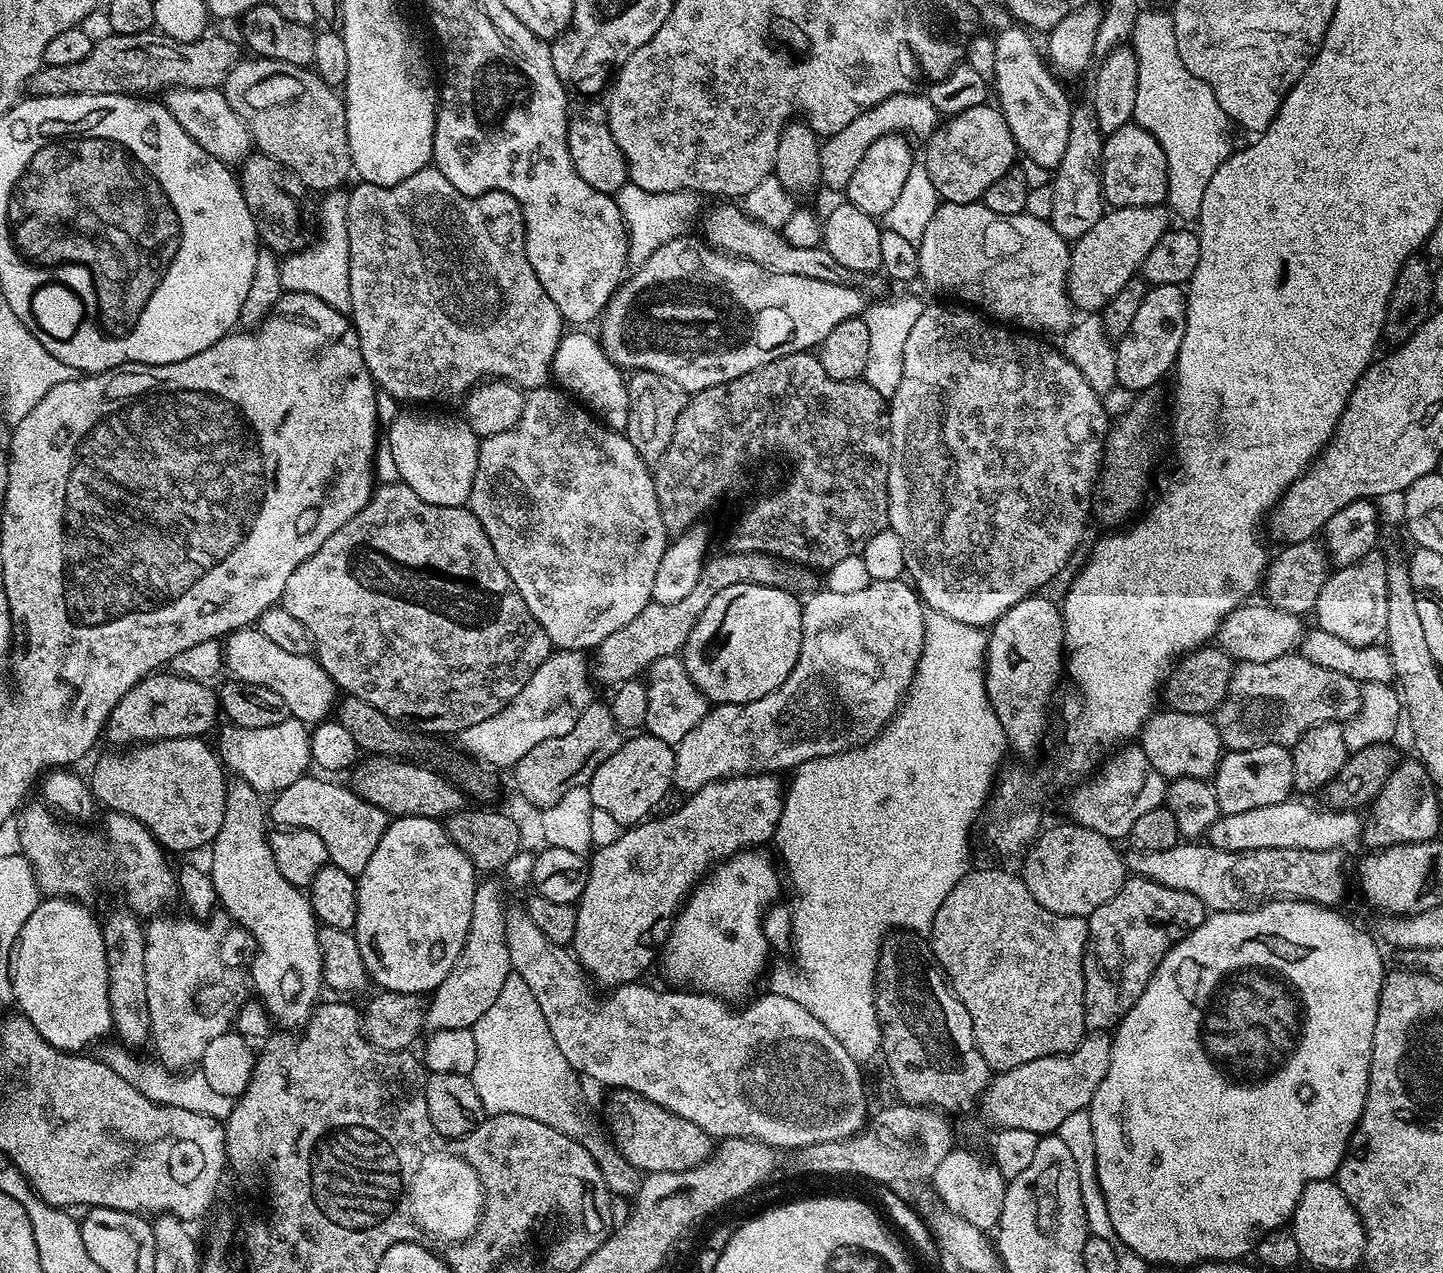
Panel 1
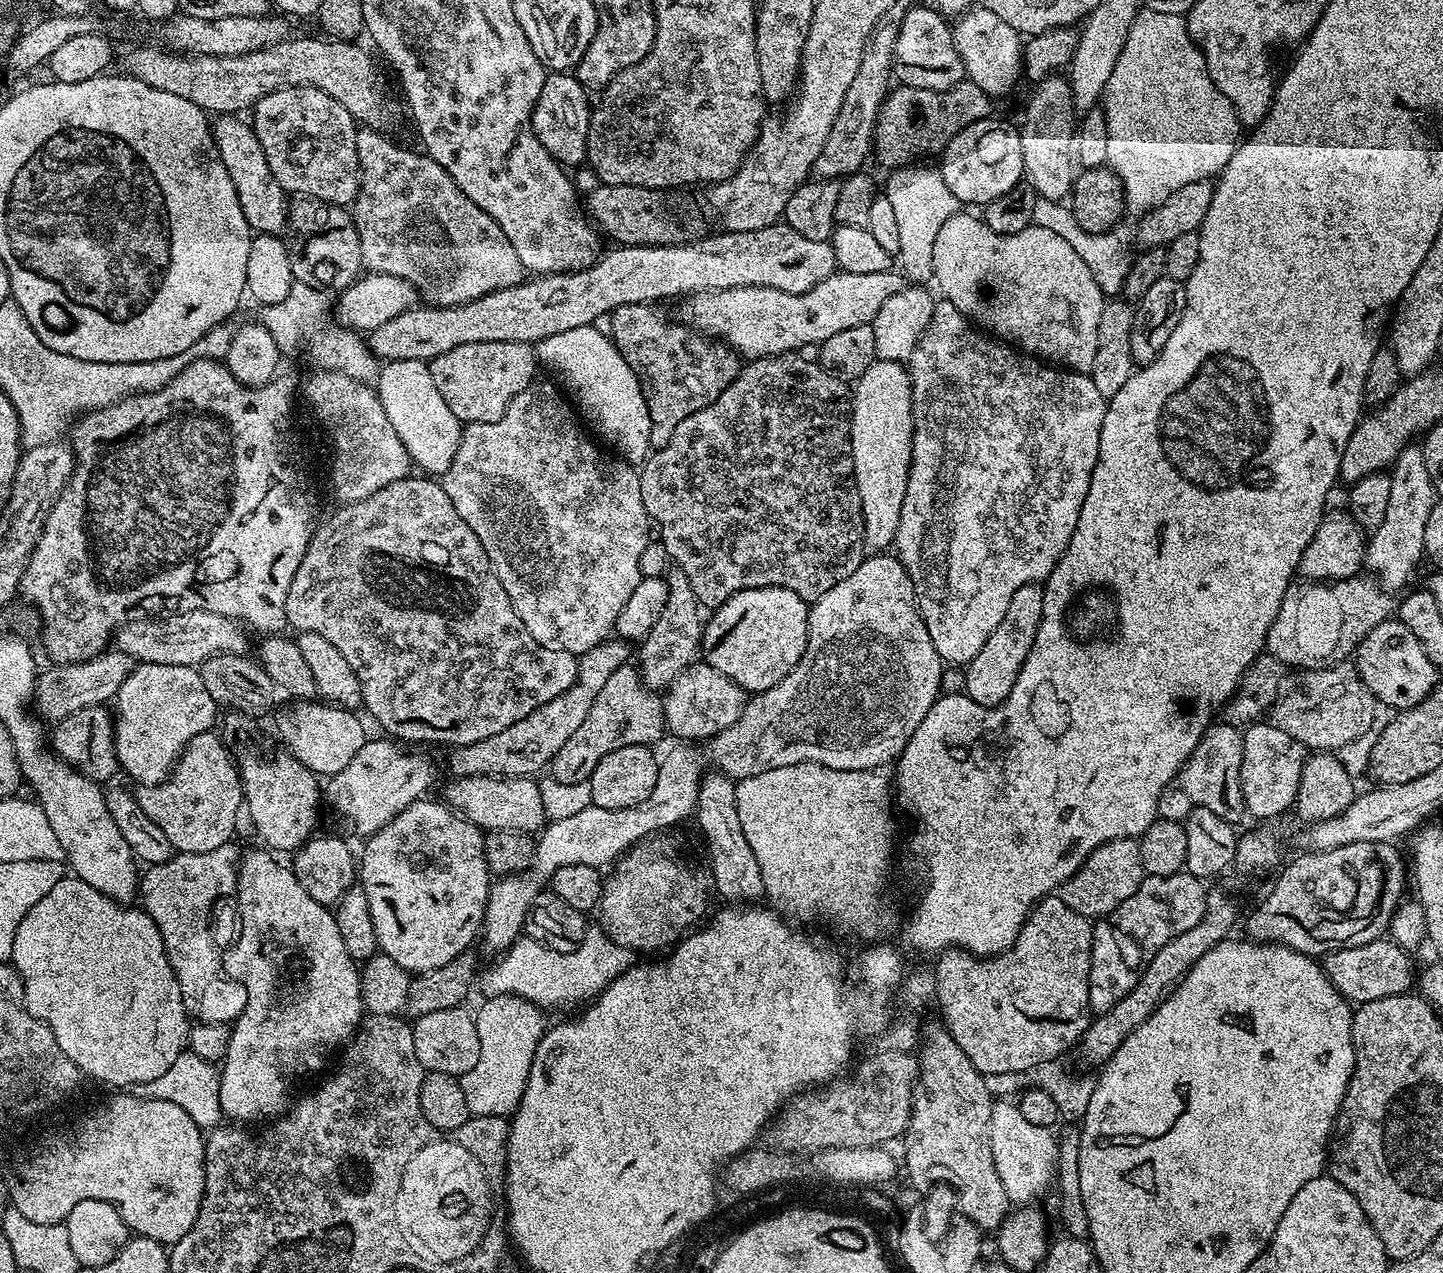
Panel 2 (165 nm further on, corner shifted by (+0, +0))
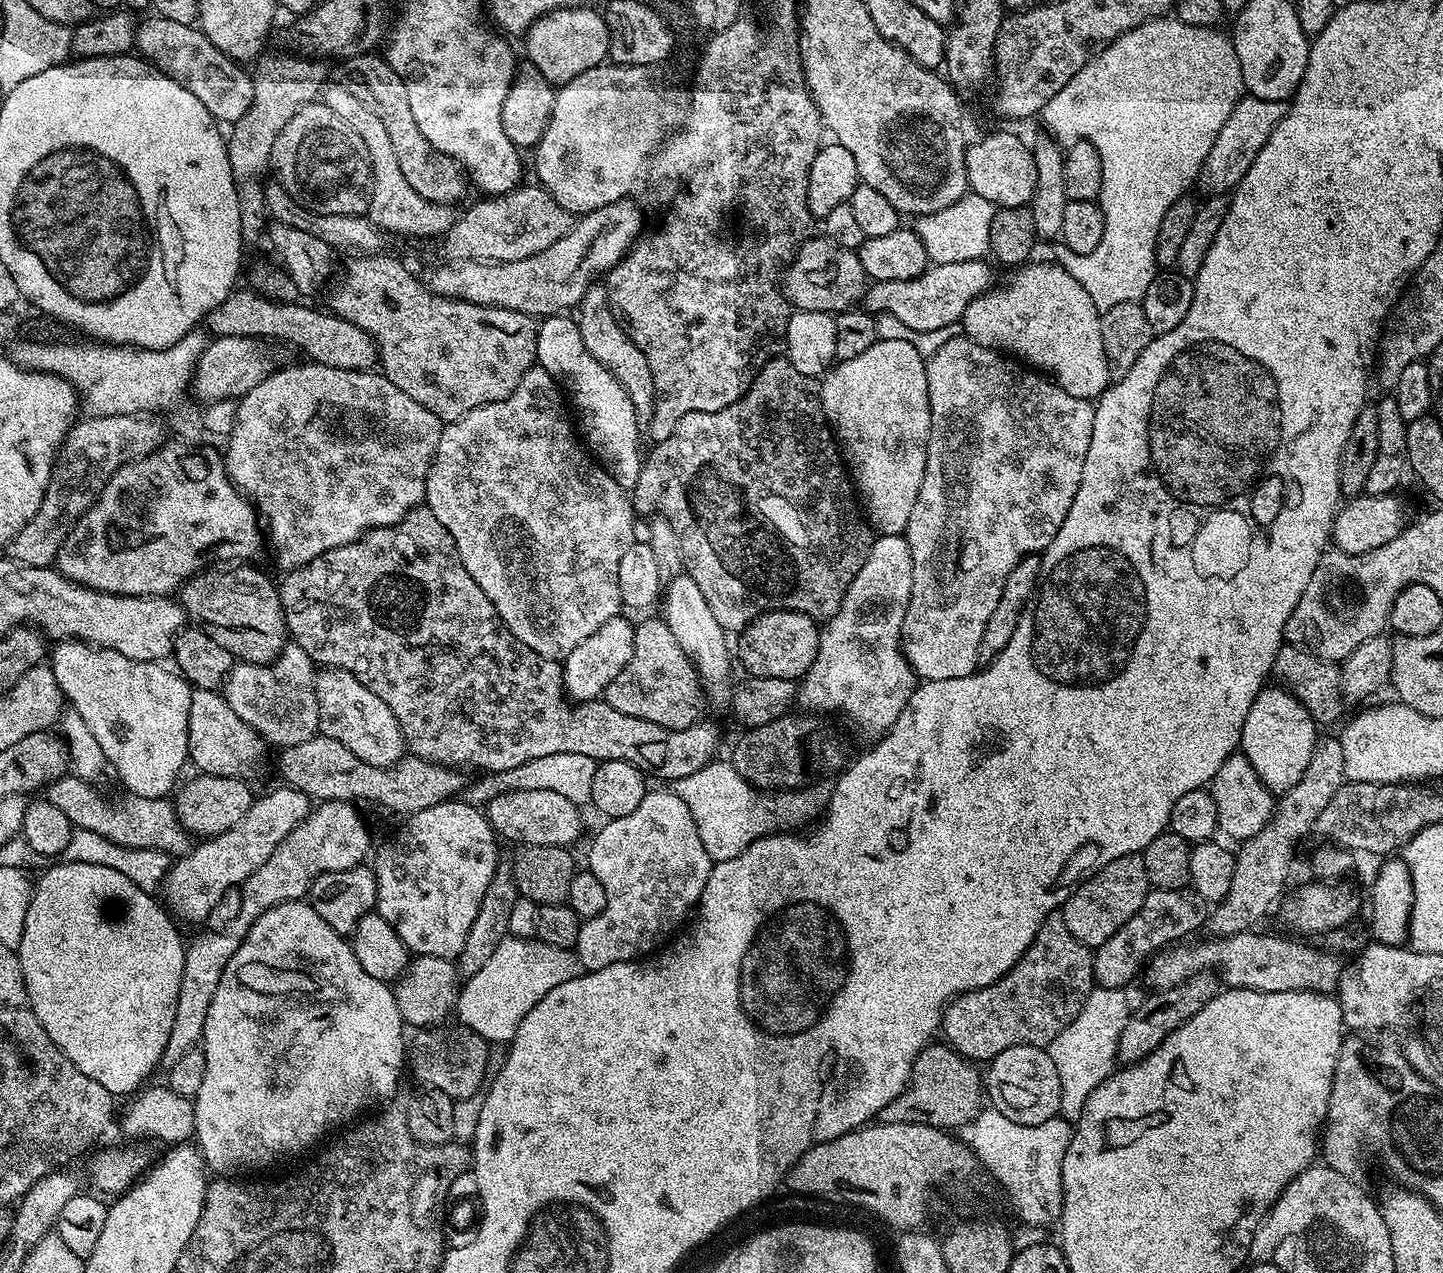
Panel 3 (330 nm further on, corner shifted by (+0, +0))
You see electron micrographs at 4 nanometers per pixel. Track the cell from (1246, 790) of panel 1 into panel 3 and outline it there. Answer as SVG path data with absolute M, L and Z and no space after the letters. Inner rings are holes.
M1265 686L1254 698L1250 714L1246 714L1246 726L1242 726L1239 751L1254 766L1260 781L1273 794L1283 794L1298 786L1302 774L1314 754L1318 739L1318 725L1312 715L1283 686Z

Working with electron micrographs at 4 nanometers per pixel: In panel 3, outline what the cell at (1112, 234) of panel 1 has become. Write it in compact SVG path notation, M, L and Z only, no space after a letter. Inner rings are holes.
M1246 94L1235 104L1230 117L1226 118L1226 126L1218 130L1218 138L1214 138L1214 146L1210 146L1210 154L1206 154L1206 162L1198 177L1198 188L1204 191L1205 197L1222 196L1231 193L1246 178L1246 170L1254 166L1254 158L1258 158L1258 150L1266 146L1266 138L1274 130L1288 112L1285 101L1272 101Z

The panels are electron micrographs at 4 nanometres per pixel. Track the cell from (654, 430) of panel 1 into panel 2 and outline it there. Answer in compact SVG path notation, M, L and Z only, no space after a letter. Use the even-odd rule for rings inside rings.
M627 304L610 313L612 345L634 370L646 398L646 410L650 410L650 442L653 449L666 446L670 434L678 430L682 418L698 414L734 378L740 374L742 360L727 344L717 342L702 332L696 332L683 322L675 322L663 312L663 307L651 304Z

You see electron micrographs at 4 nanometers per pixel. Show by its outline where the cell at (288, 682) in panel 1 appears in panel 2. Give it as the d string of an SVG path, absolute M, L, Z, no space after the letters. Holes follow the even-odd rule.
M194 610L125 624L116 633L114 644L119 651L133 656L141 664L161 663L162 666L196 668L215 656L245 655L249 651L247 634L249 635L237 621L222 614L214 614L210 610Z

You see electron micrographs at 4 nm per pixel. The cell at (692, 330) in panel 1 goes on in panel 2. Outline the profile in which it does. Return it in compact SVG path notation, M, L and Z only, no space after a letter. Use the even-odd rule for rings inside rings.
M889 270L882 274L850 274L835 271L830 278L818 282L809 292L788 294L786 290L774 290L770 286L738 286L723 288L717 292L693 292L683 297L679 319L696 332L715 338L732 349L733 352L748 360L763 356L777 356L783 352L796 352L808 345L820 345L830 334L850 330L850 326L871 324L882 309L882 304L891 295L898 294L906 286L906 280L899 271Z

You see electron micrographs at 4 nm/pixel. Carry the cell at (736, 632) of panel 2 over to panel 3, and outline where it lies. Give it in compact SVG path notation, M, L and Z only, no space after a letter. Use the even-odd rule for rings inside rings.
M769 610L752 620L739 633L740 660L752 676L769 676L799 681L810 670L820 645L817 621L806 614Z

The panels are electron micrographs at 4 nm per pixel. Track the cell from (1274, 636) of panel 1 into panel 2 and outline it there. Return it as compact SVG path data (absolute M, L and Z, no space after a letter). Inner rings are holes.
M1357 574L1345 580L1333 580L1331 582L1293 582L1288 585L1286 594L1282 598L1282 606L1278 606L1278 614L1274 618L1274 622L1268 631L1268 642L1266 645L1267 655L1278 658L1278 662L1282 662L1289 669L1300 668L1299 670L1329 668L1331 664L1339 664L1347 661L1349 657L1355 653L1357 647L1362 642L1362 638L1366 638L1366 634L1370 634L1370 630L1374 630L1374 626L1378 626L1382 621L1389 619L1389 617L1393 615L1394 600L1392 604L1392 598L1394 598L1393 593L1387 590L1387 588L1381 587L1381 585L1368 574Z

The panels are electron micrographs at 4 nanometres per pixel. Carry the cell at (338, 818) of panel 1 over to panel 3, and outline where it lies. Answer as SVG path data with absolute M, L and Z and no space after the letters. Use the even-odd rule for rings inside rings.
M198 688L193 691L190 702L188 720L188 757L193 764L196 763L195 771L205 776L235 776L237 778L248 778L252 772L252 767L264 756L266 742L234 710L230 710L228 703L224 701L223 695L219 691L210 688Z

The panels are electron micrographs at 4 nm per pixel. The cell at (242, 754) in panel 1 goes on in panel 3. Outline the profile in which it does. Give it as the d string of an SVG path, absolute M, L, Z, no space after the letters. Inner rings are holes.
M62 640L53 645L49 655L49 667L58 682L60 691L69 702L71 709L81 714L85 719L86 726L93 732L94 738L98 741L98 746L102 749L108 760L108 765L118 774L119 780L124 784L124 790L131 796L146 797L154 799L165 799L172 791L173 784L183 766L187 763L188 757L188 720L190 702L192 701L193 689L187 680L177 671L166 669L163 663L157 661L138 660L126 658L125 655L118 654L117 651L96 648L90 644L82 643L80 640Z

